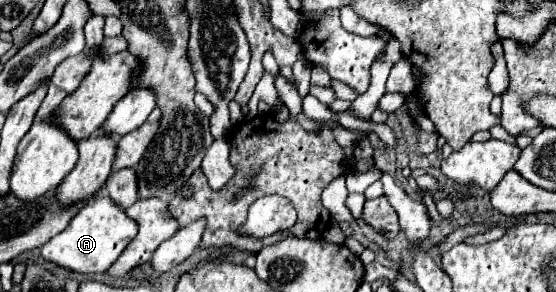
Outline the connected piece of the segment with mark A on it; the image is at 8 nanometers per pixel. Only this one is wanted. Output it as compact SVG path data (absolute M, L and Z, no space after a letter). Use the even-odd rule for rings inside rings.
M104 194L94 202L88 202L60 234L46 242L42 246L42 256L74 272L104 272L116 262L136 232L138 224L124 212L124 208L120 208L108 194Z

